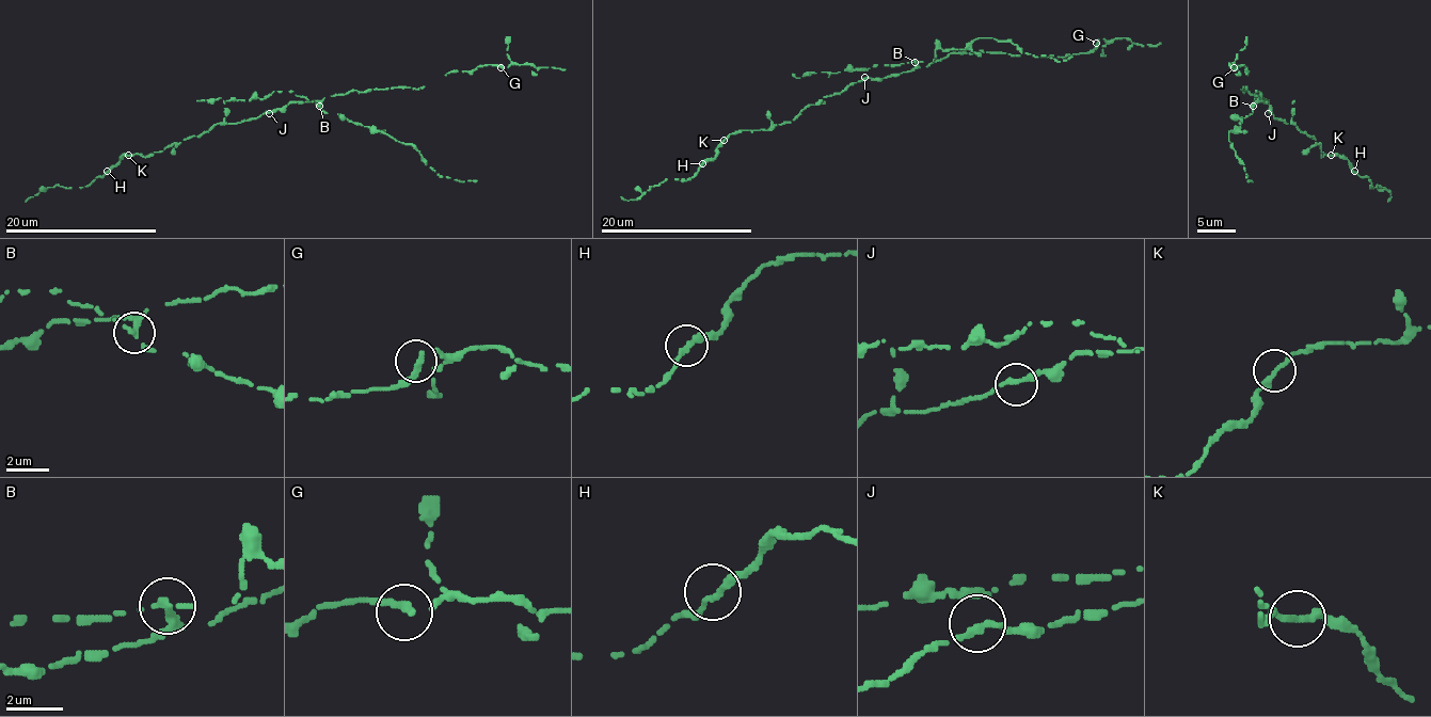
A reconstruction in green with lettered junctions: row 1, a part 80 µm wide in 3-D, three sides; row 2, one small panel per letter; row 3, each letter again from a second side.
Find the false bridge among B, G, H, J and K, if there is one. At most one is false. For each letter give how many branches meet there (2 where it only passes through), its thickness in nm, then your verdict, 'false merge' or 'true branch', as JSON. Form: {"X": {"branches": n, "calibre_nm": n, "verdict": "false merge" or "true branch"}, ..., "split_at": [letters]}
{"B": {"branches": 2, "calibre_nm": 240, "verdict": "false merge"}, "G": {"branches": 2, "calibre_nm": 240, "verdict": "true branch"}, "H": {"branches": 2, "calibre_nm": 260, "verdict": "true branch"}, "J": {"branches": 2, "calibre_nm": 240, "verdict": "true branch"}, "K": {"branches": 2, "calibre_nm": 280, "verdict": "true branch"}, "split_at": ["B"]}

